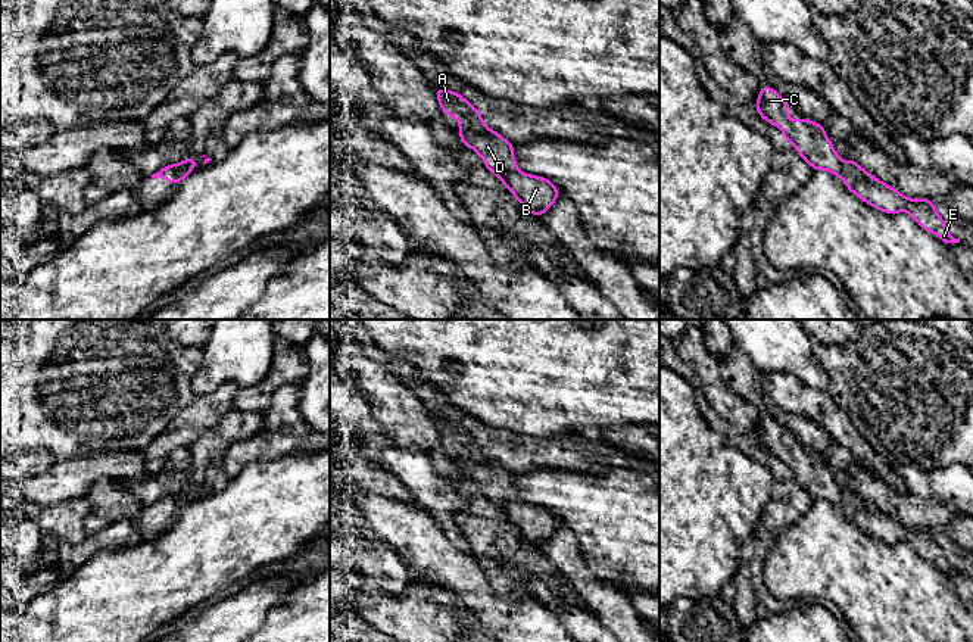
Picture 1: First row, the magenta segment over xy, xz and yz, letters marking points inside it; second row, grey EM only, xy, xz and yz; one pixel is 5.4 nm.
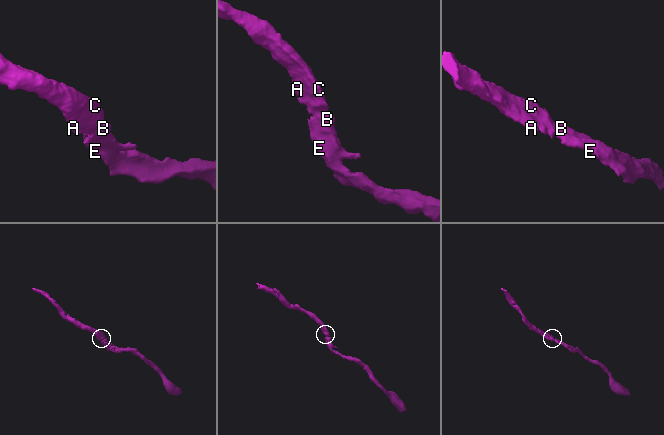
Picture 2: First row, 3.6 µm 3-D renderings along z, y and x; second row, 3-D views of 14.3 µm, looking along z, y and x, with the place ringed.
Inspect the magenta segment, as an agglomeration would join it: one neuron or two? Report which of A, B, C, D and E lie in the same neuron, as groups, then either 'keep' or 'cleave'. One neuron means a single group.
groups A B C D E; keep

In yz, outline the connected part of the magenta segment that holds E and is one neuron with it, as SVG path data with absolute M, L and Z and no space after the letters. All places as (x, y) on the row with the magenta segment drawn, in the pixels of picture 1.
M763 85L757 103L760 116L783 131L799 156L815 169L826 169L842 178L849 191L886 214L907 211L926 231L936 234L945 244L960 243L954 239L930 199L908 199L894 187L866 172L854 159L842 162L823 125L807 118L793 122L788 115L788 102L770 85Z

